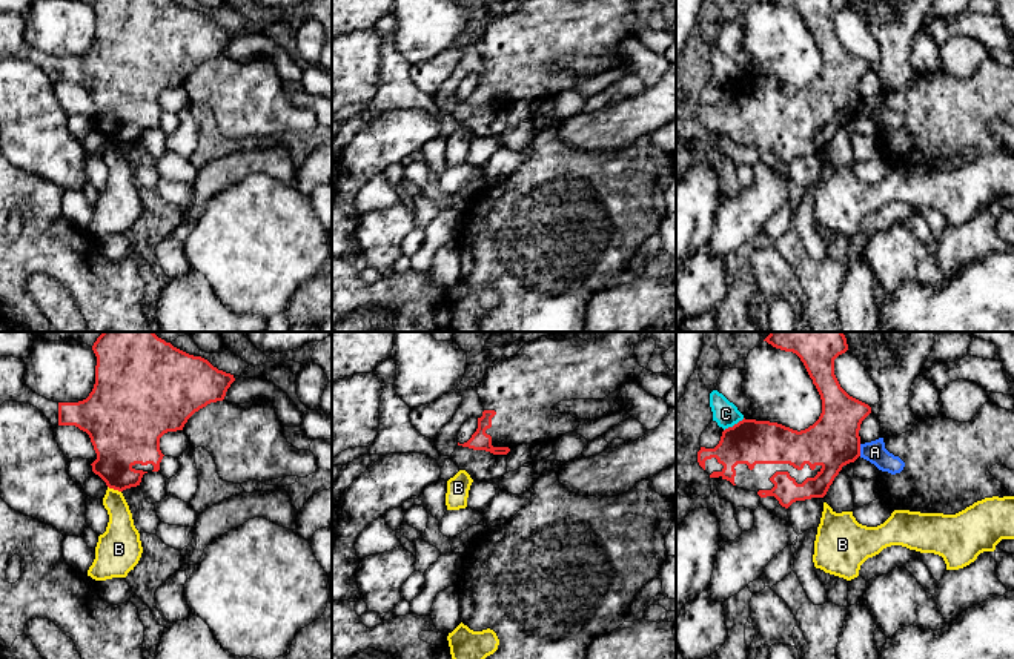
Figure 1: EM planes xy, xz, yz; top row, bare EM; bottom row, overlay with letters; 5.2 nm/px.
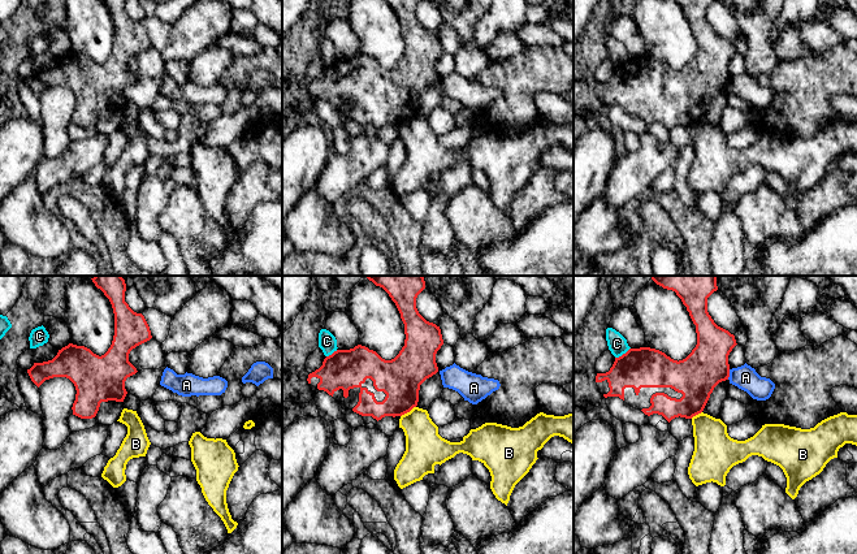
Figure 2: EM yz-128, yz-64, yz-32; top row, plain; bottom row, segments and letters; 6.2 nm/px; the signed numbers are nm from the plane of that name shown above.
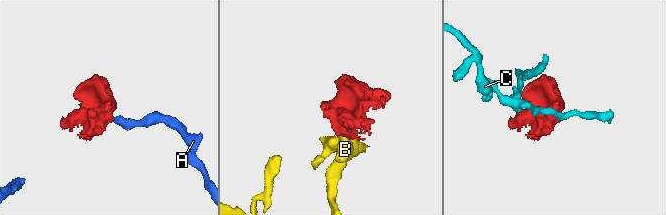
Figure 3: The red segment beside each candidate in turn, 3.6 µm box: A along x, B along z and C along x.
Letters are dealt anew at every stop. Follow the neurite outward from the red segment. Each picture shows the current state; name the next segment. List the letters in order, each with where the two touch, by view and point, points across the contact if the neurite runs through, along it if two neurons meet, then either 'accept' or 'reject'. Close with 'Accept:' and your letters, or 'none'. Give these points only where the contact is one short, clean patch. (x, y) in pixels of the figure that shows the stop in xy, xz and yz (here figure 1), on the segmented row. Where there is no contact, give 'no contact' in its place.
A: meets red in yz at (859, 450); border along yz (859, 444), (861, 455); reject
B: meets red in xy at (114, 489); border along xy (108, 486), (120, 492); reject
C: meets red in yz at (735, 424); reject
Accept: none

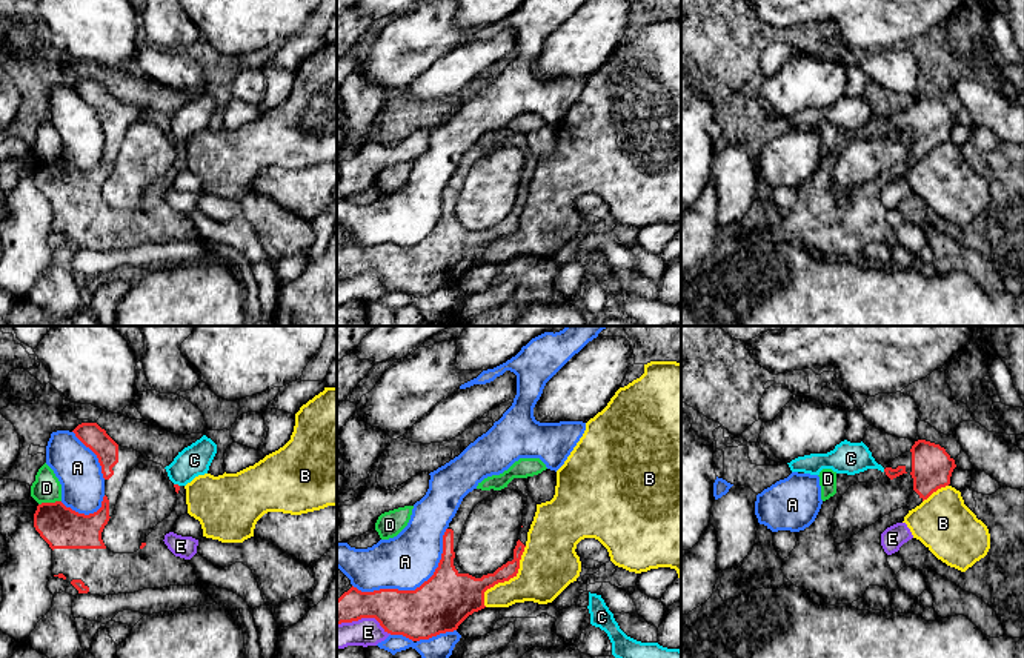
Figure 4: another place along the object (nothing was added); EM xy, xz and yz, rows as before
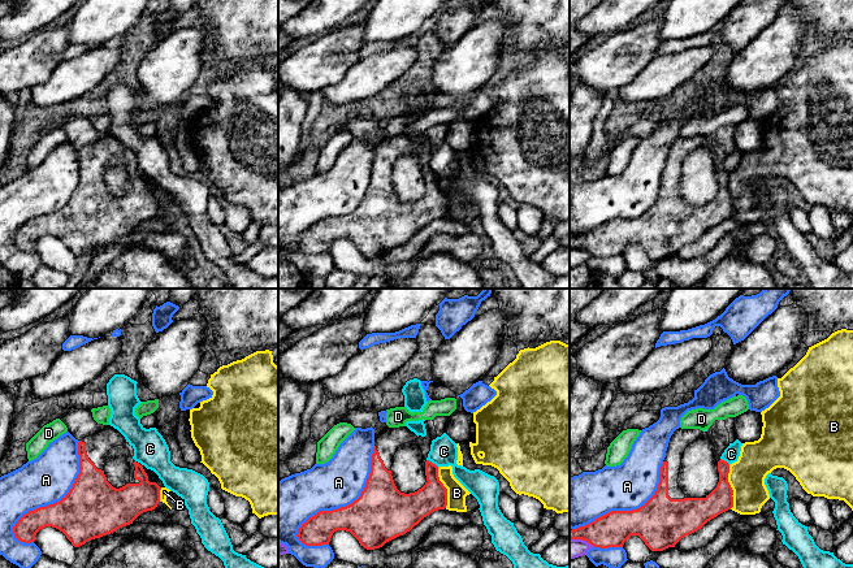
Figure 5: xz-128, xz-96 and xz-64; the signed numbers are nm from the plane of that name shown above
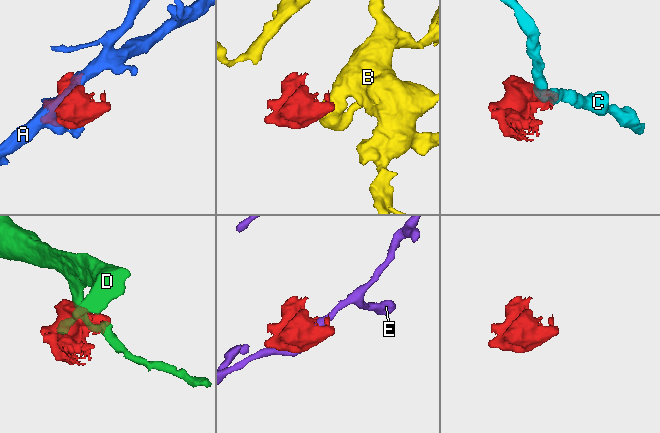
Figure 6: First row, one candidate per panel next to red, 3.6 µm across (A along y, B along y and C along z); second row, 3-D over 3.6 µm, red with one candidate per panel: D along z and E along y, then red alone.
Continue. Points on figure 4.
A: meets red in xz at (417, 588); reject
B: meets red in xz at (506, 580); reject
C: meets red in xy at (177, 485); border along xy (174, 483), (179, 486); reject
D: meets red in xy at (49, 503); border along xy (60, 500), (39, 505); reject
E: meets red in xz at (365, 617); reject
Accept: none

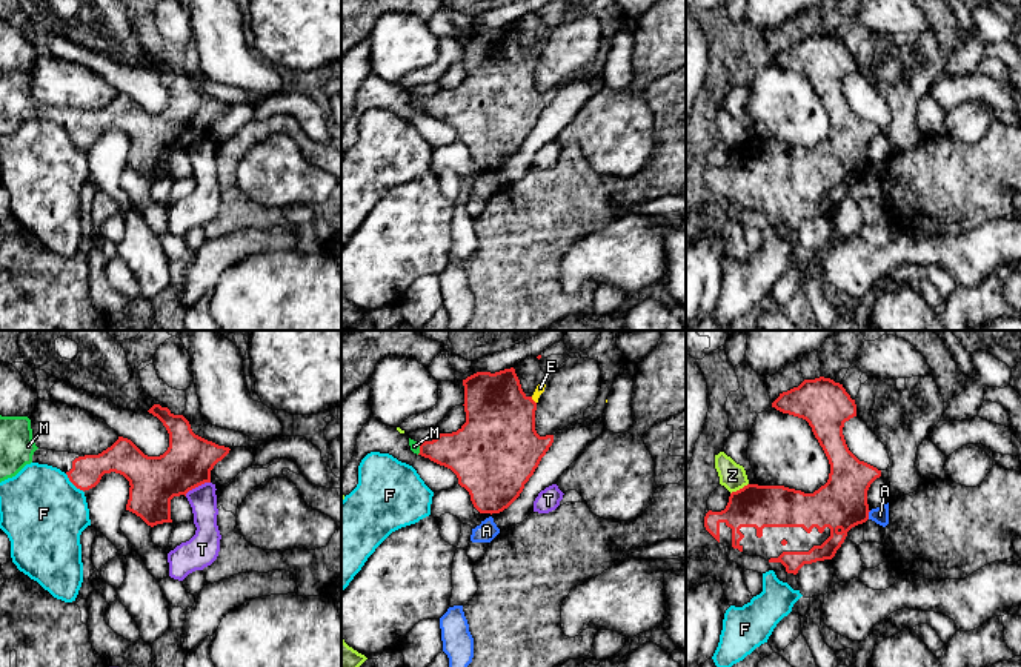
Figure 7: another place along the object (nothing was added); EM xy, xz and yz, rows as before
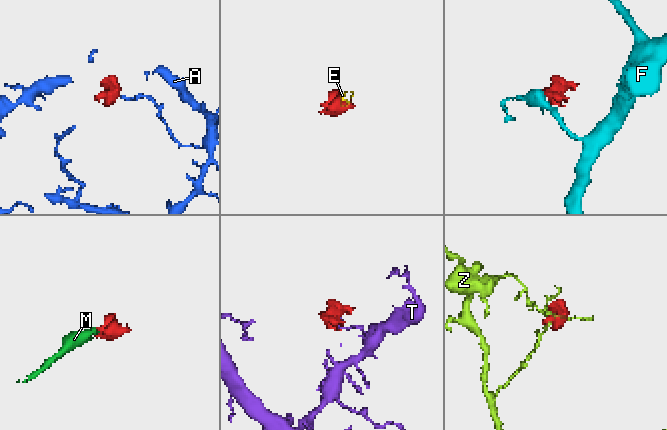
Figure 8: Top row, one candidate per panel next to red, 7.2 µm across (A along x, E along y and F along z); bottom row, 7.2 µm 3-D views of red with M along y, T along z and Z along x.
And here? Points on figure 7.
A: meets red in yz at (868, 515); border along yz (871, 511), (868, 518); reject
E: meets red in xz at (532, 400); accept
F: meets red in xy at (74, 484); border along xy (65, 474), (83, 492); reject
M: meets red in xz at (420, 449); runs through xz (468, 452), (420, 449), (414, 446); accept
T: meets red in xy at (197, 486); border along xy (209, 481), (192, 487), (185, 495); reject
Z: meets red in yz at (740, 489); reject
Accept: E, M

